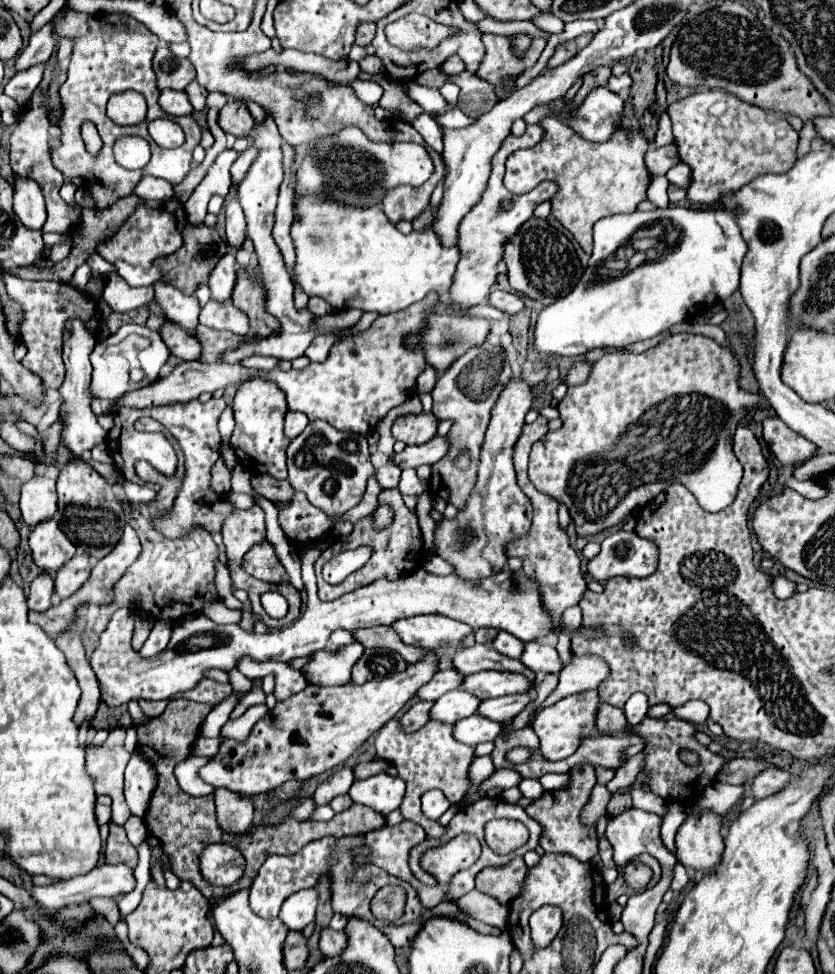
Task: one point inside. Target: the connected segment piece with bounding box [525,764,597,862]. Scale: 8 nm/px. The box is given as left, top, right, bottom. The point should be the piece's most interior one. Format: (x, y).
(557, 811)

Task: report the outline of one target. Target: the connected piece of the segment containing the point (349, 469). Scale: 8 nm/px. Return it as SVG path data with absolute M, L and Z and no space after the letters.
M317 420L309 424L287 448L289 482L297 492L305 492L307 500L321 508L329 518L339 518L347 510L359 504L363 498L367 480L375 468L369 462L367 438L353 432L339 432L331 424Z

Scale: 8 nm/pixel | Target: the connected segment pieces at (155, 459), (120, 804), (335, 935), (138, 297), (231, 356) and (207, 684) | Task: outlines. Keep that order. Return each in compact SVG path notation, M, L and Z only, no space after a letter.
M131 428L131 432L127 432L127 442L123 444L123 454L119 454L119 450L109 444L109 448L115 454L115 460L125 462L125 478L131 482L137 482L137 474L133 470L133 464L137 460L147 460L151 466L155 466L159 472L163 474L173 474L175 466L177 466L177 456L173 446L167 442L167 438L163 434L145 434L145 432L137 432L135 428Z
M123 725L116 726L101 748L87 752L85 762L85 770L93 778L95 794L109 794L113 798L113 822L119 826L131 816L123 796L123 772L129 760L129 754L123 748L126 730Z
M331 928L321 930L319 948L321 948L323 954L339 954L339 952L343 952L345 944L347 944L345 932L333 932Z
M117 272L107 274L103 300L113 312L129 312L153 302L153 288L131 288Z
M303 332L303 334L277 334L269 336L269 340L259 340L259 344L245 344L243 348L237 348L235 352L225 352L223 362L237 364L241 358L251 354L265 354L273 356L277 360L295 360L303 356L311 340L315 338L315 332Z
M201 680L197 684L197 688L185 692L183 696L195 702L207 702L207 704L219 704L223 698L227 698L231 692L231 684L219 684L219 682L211 682L211 680Z

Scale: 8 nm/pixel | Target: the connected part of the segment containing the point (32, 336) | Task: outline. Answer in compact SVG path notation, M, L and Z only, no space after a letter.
M1 272L3 282L7 286L7 294L17 300L23 310L23 322L21 322L21 340L27 344L27 356L21 360L25 368L39 374L47 388L59 388L65 376L65 366L61 360L61 336L63 336L63 324L69 318L81 318L85 326L95 332L99 326L99 314L97 314L97 302L91 296L83 296L81 292L73 290L69 284L63 282L31 282L21 280L19 276L11 272Z

